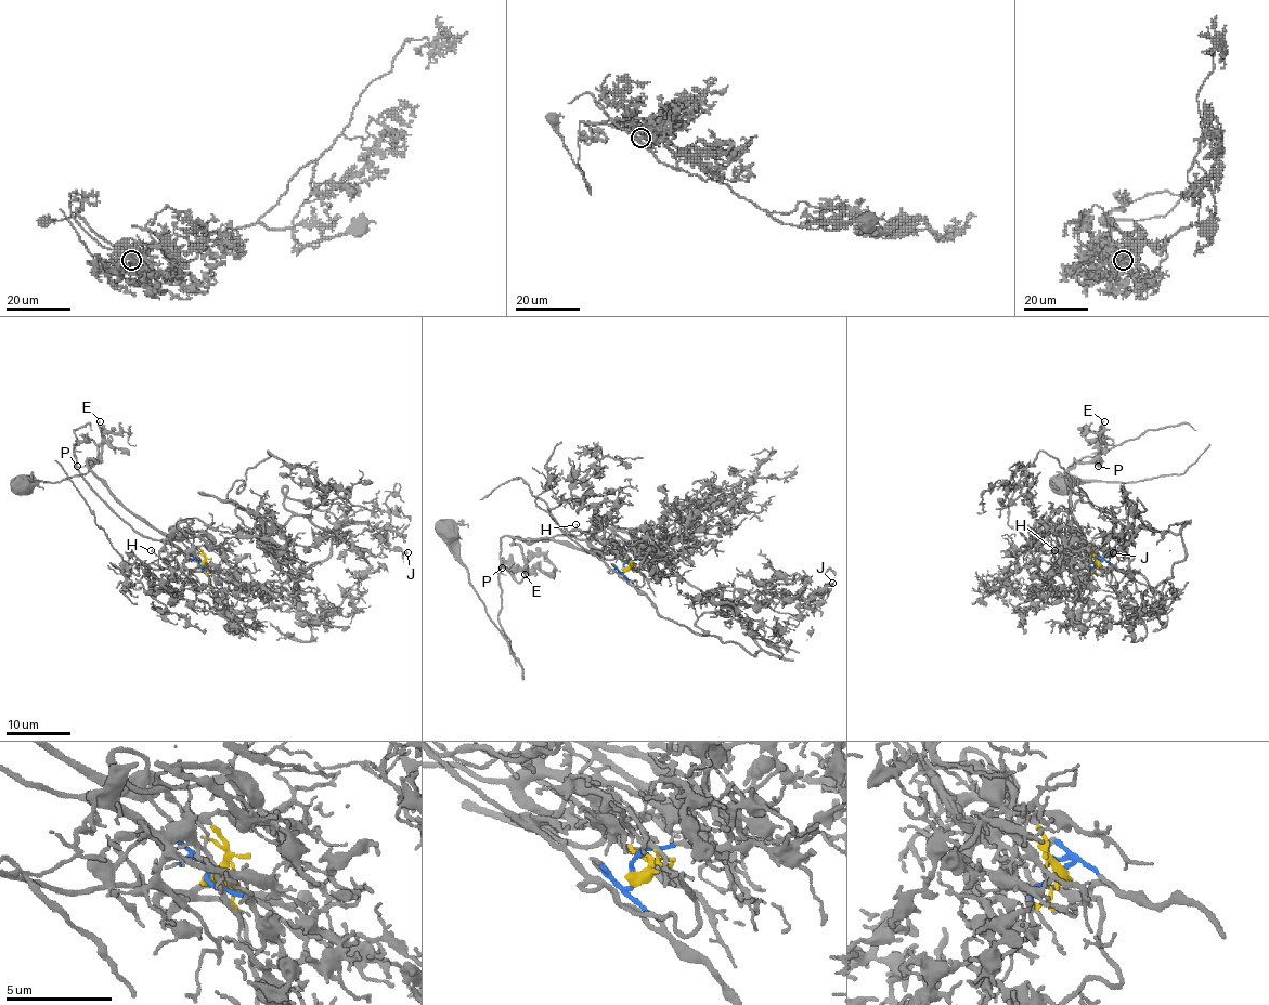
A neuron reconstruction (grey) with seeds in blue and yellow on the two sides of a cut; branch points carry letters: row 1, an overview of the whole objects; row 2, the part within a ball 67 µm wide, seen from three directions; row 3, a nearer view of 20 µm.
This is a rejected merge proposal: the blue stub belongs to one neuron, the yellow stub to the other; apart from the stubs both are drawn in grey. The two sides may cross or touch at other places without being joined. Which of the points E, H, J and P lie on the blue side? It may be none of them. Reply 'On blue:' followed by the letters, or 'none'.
On blue: J

